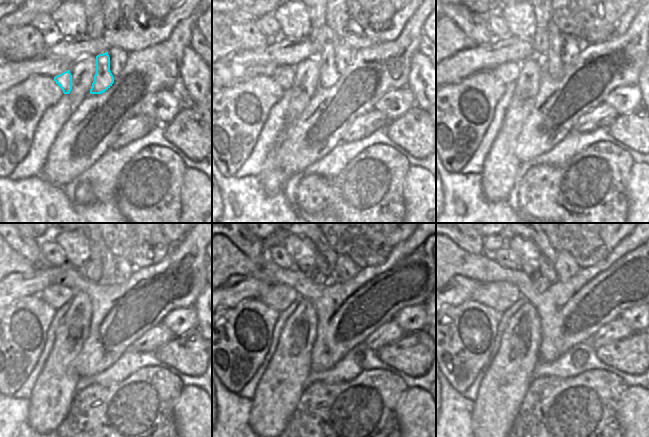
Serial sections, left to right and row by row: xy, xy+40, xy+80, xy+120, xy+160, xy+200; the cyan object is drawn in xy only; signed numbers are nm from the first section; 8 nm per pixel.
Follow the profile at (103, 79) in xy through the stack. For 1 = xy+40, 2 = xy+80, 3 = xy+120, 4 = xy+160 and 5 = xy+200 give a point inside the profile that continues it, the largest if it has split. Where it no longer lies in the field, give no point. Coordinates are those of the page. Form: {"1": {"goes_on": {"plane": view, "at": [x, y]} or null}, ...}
{"1": {"goes_on": {"plane": "xy+40", "at": [329, 75]}}, "2": {"goes_on": {"plane": "xy+80", "at": [551, 61]}}, "3": {"goes_on": {"plane": "xy+120", "at": [105, 254]}}, "4": {"goes_on": {"plane": "xy+160", "at": [327, 252]}}, "5": {"goes_on": {"plane": "xy+200", "at": [551, 254]}}}

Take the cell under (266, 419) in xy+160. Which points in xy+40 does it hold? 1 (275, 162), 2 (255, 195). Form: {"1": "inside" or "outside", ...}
{"1": "inside", "2": "outside"}

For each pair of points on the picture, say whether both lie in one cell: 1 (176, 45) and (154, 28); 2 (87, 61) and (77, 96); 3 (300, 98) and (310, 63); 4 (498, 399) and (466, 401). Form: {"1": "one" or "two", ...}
{"1": "two", "2": "one", "3": "one", "4": "two"}

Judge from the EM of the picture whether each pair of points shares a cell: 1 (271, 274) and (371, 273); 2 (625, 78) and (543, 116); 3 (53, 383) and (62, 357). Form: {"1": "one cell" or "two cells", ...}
{"1": "one cell", "2": "one cell", "3": "one cell"}

